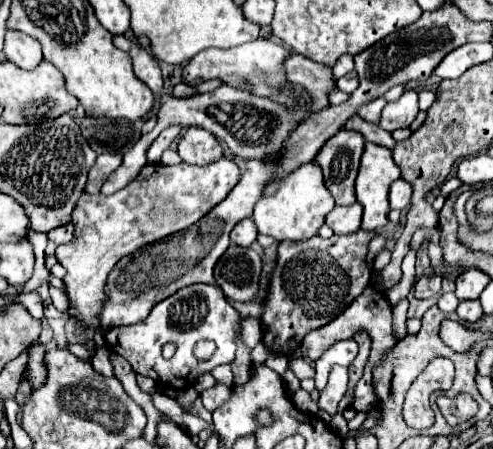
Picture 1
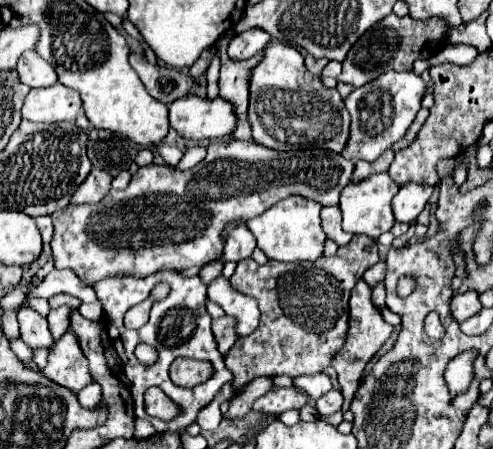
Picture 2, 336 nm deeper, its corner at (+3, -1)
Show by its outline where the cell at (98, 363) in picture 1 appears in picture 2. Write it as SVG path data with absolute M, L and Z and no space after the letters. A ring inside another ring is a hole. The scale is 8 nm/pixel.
M94 382L94 386L86 386L78 394L78 402L82 408L94 408L100 402L100 386Z

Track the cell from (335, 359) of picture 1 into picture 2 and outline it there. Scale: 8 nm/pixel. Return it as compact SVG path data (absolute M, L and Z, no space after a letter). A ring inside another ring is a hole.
M326 372L312 374L312 376L296 376L294 386L304 390L314 400L320 398L322 394L326 394L328 390L332 390L332 382L330 382L330 376Z

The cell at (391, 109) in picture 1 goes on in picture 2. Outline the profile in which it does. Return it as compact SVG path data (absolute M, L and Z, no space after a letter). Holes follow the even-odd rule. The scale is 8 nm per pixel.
M384 72L372 82L354 88L348 98L344 98L344 106L352 116L350 122L350 138L342 156L346 160L378 160L394 142L402 140L408 126L416 118L420 110L420 102L426 94L426 82L414 72Z

